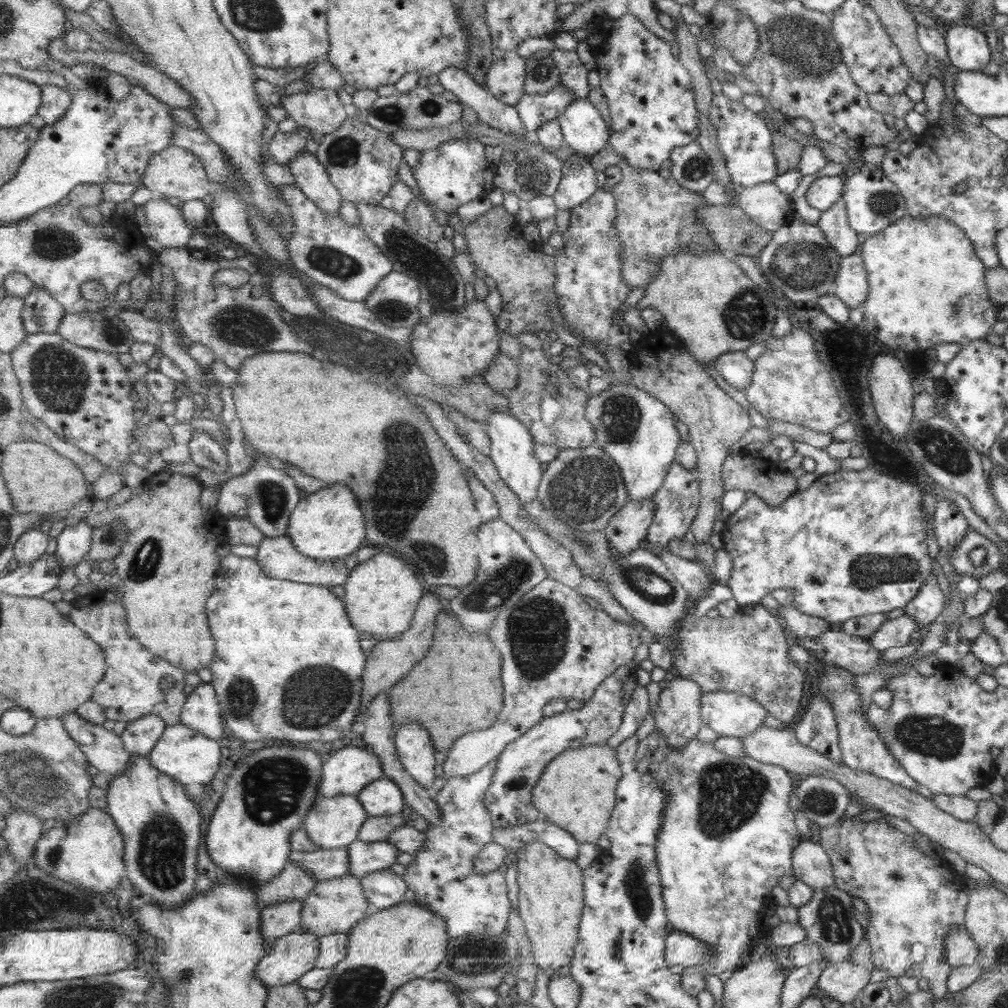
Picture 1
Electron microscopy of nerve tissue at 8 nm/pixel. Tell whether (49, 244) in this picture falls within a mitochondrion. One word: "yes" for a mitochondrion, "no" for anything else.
yes

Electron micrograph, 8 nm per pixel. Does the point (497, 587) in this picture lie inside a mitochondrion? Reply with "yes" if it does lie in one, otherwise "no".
yes

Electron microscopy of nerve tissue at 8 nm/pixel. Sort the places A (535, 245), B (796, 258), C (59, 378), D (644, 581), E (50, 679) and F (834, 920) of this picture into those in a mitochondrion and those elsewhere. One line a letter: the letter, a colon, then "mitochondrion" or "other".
A: other
B: mitochondrion
C: mitochondrion
D: mitochondrion
E: other
F: mitochondrion

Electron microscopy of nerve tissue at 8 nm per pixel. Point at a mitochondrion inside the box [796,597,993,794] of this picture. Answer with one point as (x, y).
(936, 736)

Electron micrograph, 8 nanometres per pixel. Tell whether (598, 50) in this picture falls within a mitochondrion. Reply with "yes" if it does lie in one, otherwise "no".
no

